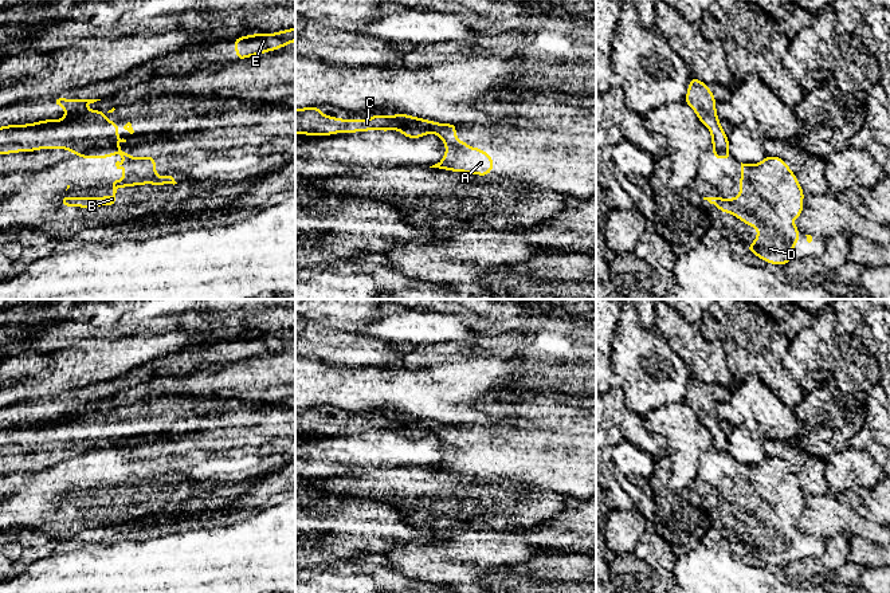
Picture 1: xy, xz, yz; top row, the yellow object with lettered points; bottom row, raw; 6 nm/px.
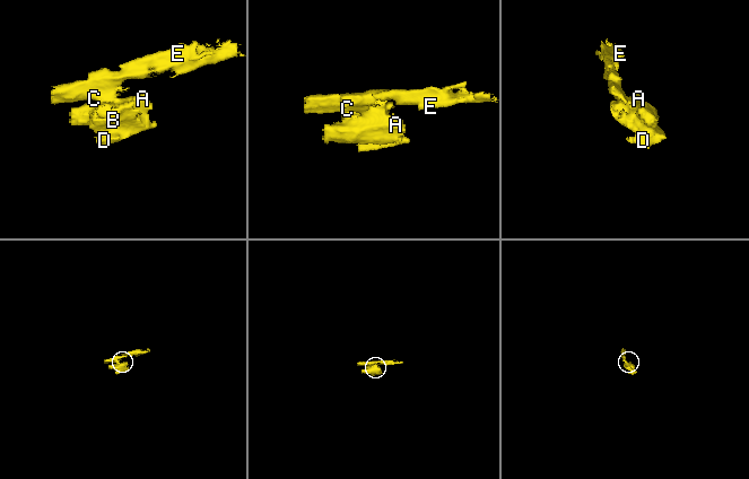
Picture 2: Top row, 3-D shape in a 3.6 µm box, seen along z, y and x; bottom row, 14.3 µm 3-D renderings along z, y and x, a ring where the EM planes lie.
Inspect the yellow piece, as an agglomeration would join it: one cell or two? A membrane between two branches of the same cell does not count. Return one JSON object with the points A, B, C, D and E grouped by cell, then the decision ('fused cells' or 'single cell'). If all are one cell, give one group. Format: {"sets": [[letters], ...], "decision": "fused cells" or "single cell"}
{"sets": [["A", "B", "D"], ["C", "E"]], "decision": "fused cells"}

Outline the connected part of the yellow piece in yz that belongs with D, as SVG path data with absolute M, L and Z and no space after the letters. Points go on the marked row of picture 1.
M767 156L758 164L742 164L738 181L740 196L733 199L703 197L724 213L732 213L742 223L760 231L753 244L746 244L749 252L761 260L784 266L792 262L793 247L799 243L800 231L793 223L803 213L805 197L796 174L777 156Z

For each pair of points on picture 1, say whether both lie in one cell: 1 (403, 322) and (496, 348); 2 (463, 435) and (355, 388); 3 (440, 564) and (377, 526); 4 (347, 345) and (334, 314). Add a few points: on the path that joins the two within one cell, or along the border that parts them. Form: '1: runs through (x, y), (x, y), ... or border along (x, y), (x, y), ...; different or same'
1: border along (483, 336), (470, 342); different
2: border along (487, 421), (457, 424); different
3: border along (436, 535), (430, 542), (392, 545), (383, 553); different
4: border along (310, 318), (344, 330); different

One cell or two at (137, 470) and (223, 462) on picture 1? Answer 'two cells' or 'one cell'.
one cell

